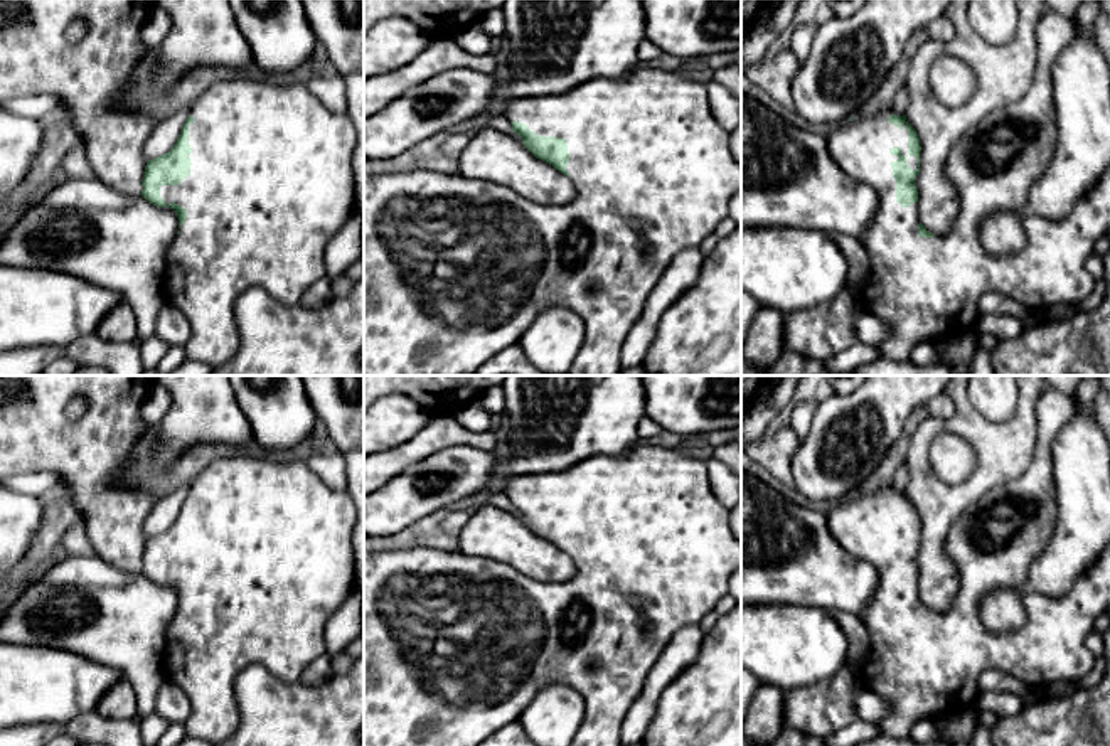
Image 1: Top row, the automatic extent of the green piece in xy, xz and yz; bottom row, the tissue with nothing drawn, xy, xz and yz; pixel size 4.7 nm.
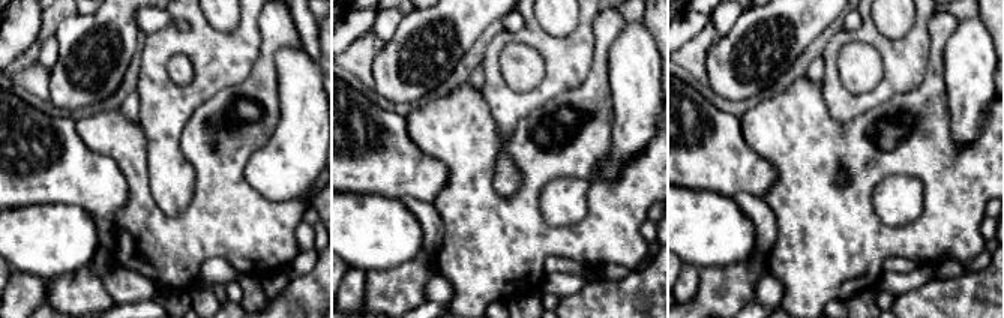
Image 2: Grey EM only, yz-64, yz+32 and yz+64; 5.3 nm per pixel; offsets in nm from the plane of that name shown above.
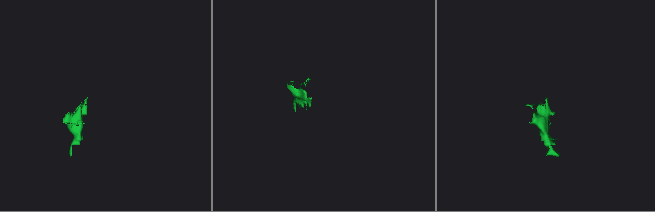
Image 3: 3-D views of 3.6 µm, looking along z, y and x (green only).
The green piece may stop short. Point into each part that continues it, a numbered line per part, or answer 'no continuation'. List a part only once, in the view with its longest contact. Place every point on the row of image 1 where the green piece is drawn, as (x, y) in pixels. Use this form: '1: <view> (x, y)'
1: yz (925, 288)

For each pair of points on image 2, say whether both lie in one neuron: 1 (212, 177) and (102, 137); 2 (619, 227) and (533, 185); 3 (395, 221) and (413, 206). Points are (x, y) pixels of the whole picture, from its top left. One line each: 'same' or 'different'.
1: same
2: same
3: different

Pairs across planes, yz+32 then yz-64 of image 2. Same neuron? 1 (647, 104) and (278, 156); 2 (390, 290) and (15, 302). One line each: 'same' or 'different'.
1: same
2: different

